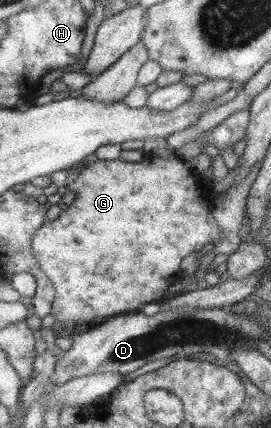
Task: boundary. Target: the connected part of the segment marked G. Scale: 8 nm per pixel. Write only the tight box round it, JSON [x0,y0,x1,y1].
[32,155,222,328]

